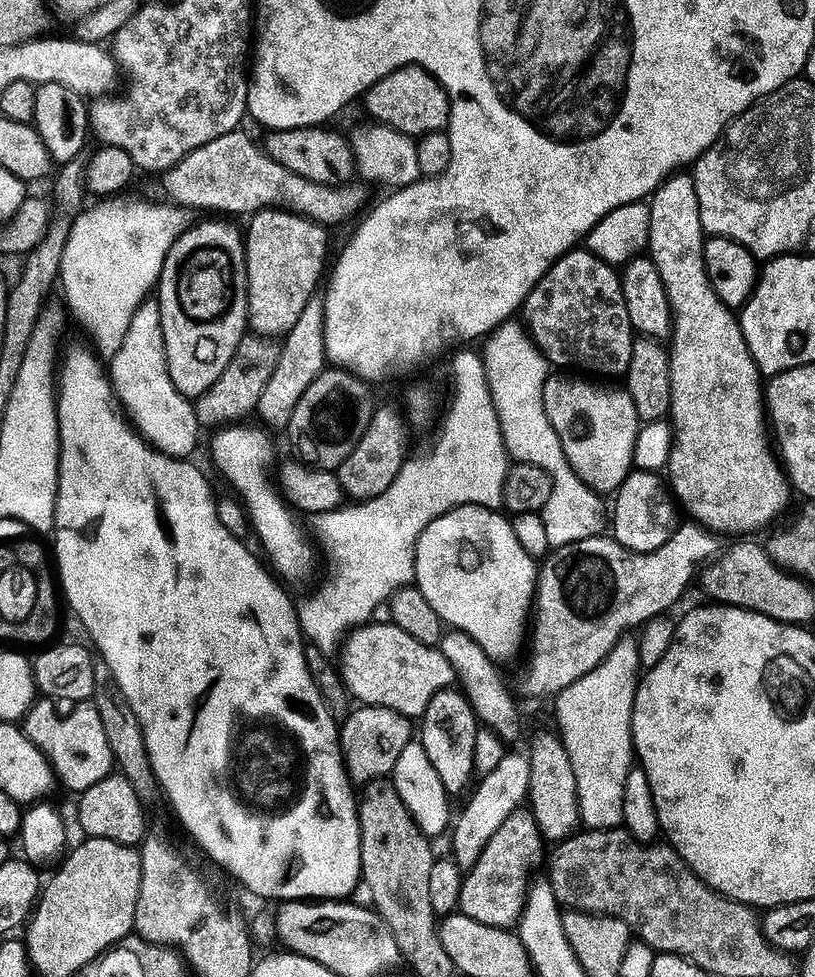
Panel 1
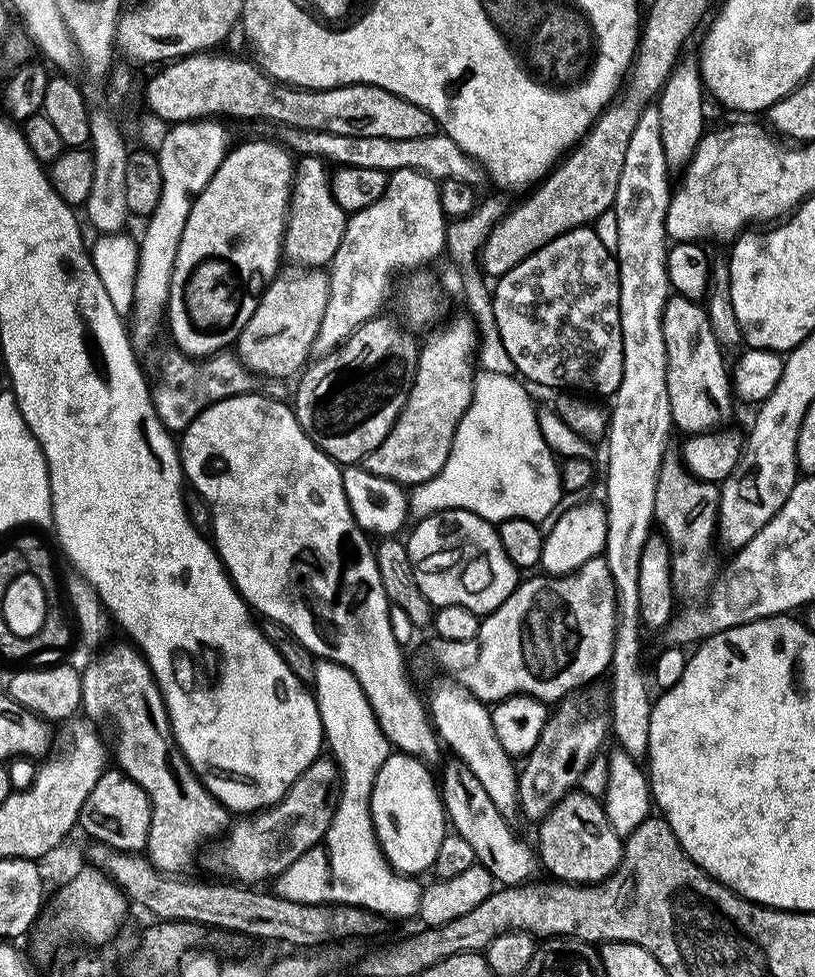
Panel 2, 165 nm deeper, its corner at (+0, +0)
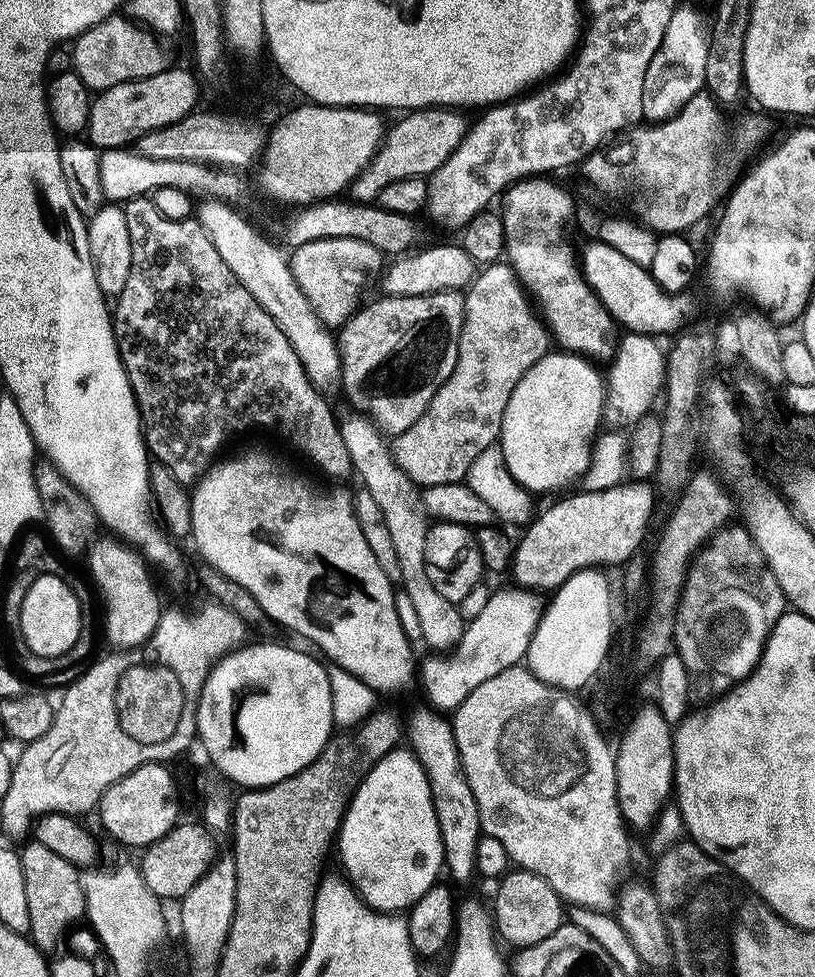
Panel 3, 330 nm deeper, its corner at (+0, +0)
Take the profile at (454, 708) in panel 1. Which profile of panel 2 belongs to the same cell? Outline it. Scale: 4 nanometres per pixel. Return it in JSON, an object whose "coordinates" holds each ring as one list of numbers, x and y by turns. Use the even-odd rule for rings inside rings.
{"coordinates":[[452,758,448,765,445,763,444,784,442,780,442,799,447,819,454,829,455,835,470,842,477,861,488,869,493,881,505,888,519,888,527,885,538,872,538,856,524,845,516,841,512,833,513,825,500,813,498,806,490,802,490,794,482,787,482,782,474,778,474,774,465,766,463,761]]}

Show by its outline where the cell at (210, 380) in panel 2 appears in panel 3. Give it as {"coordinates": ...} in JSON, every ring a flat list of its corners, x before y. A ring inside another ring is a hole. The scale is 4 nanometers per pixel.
{"coordinates":[[141,198,127,201,123,205,126,214,126,226,130,226,130,246,134,250,134,262,130,270,130,282,126,282,126,290,118,297,114,304,114,327,116,330,116,345,122,358,122,366,130,378,130,386,136,395,136,404,140,407,140,418,144,421,144,439,148,441,149,453,159,463,169,468,185,486,195,486,200,483,200,479,212,467,214,461,221,455,220,451,231,442,235,436,240,436,243,432,252,432,255,428,273,428,276,432,281,432,286,439,292,440,292,444,308,460,313,460,322,471,328,476,333,476,333,481,344,482,349,475,353,475,354,469,350,450,346,450,346,442,340,433,340,420,332,413,332,408,327,404,325,397,312,384,312,379,306,374,290,338,282,334,278,322,258,306,254,294,234,278,234,270,222,262,222,254,214,250,214,242,210,242,210,234,202,230,202,226,195,220,184,221,183,224,170,222,158,214,158,206,154,206,151,198]]}

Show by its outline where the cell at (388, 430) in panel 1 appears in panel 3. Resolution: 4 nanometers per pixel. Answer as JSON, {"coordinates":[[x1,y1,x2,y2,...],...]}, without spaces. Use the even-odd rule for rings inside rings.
{"coordinates":[[497,262,489,264,477,275,472,281,472,287,467,289,464,297,464,329,462,330,462,338,460,339,460,361,456,367,456,373,442,386,442,390,438,390,438,394,434,398,434,402,430,406,430,410,422,419,416,423,413,428,406,430,406,434,395,437,394,440,394,455,397,466,405,472,421,489,427,490,434,486,450,486,451,484,462,484,467,481,468,471,478,462,478,458,482,458,482,454,486,454,486,450,497,447,500,439,500,431,504,425,506,418,506,406,510,406,510,398,514,394,514,390,518,390,518,382,522,382,522,378,526,378,526,374,530,374,530,370,534,366,538,366,538,362,542,362,542,358,549,355,550,333,548,325,534,311,533,301,530,299,529,293,526,291,519,278,516,276,516,271,511,264,507,262]]}

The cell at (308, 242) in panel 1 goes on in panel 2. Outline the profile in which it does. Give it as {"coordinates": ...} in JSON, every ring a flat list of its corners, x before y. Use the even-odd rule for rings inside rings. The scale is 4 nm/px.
{"coordinates":[[305,156,296,164,296,176,292,180,292,205,288,207,288,227,284,230,284,253,288,260,300,270,324,270,329,267,338,254,338,246,342,246,342,238,346,234,346,226,350,219,349,213,334,202,332,193,332,177,330,168,323,159]]}

